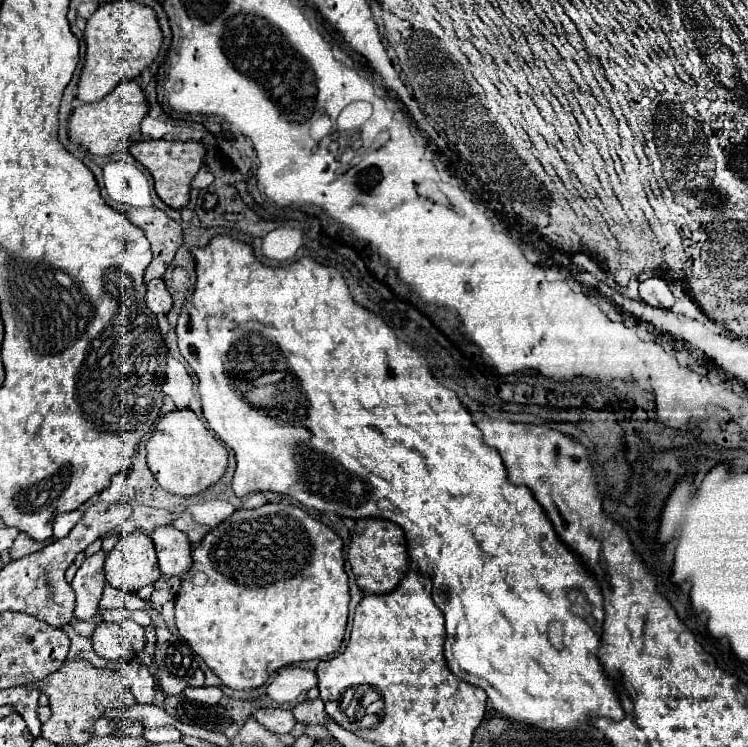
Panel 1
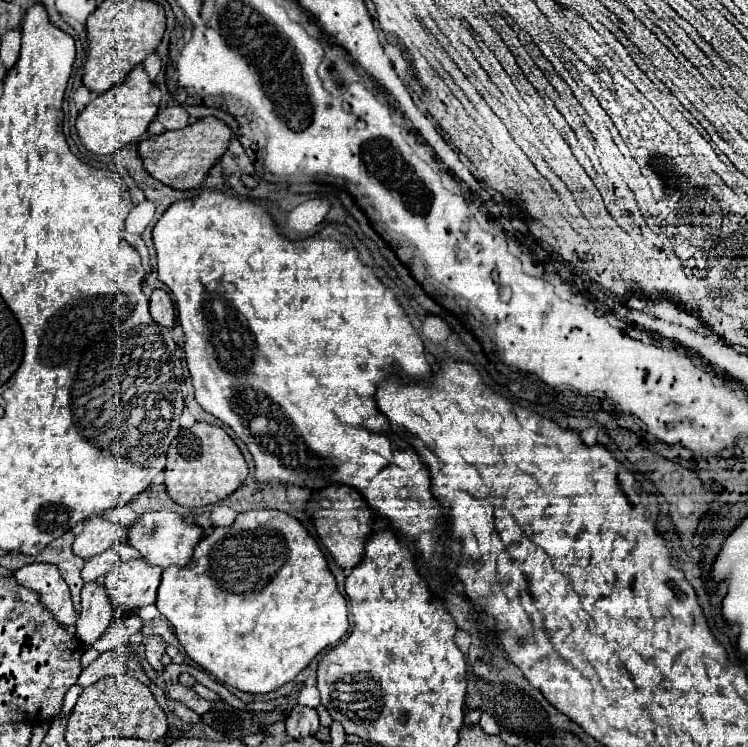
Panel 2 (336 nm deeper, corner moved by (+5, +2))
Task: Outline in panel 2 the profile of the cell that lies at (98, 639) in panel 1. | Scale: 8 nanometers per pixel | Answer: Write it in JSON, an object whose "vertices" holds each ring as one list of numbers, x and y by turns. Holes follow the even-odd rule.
{"vertices":[[84,583,82,587,82,611,76,623,76,637,90,647,110,625,114,607,106,595,106,587,98,583]]}

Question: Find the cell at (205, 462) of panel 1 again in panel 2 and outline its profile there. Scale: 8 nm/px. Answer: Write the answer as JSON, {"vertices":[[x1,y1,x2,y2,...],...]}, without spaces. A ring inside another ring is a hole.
{"vertices":[[198,423,190,429,180,429,178,437,172,441,164,475,166,491,172,501,182,507,204,507,234,493,248,477,248,465,238,445,222,427]]}

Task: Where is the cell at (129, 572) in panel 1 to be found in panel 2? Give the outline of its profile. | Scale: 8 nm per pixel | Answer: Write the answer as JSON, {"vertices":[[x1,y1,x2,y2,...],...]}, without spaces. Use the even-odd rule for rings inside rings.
{"vertices":[[144,559,122,561,106,574,104,587,116,609,142,609,156,601,160,575,162,567,152,567]]}

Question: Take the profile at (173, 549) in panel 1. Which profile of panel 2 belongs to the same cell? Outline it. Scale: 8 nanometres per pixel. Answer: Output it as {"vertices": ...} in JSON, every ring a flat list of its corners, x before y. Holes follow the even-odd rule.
{"vertices":[[170,509,146,511,128,529,128,543,134,549,138,549,150,565,158,565,158,567,170,567,170,565,186,567,200,539,202,539,202,529,198,525,188,525,184,517,180,517]]}

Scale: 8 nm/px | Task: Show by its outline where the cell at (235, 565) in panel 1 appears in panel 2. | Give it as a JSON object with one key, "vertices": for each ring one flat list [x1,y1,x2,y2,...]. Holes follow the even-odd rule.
{"vertices":[[252,509,246,513,240,513,236,517,236,521,230,527,216,527,212,531,212,535,204,537,198,547,196,553,192,557,192,561,186,567,166,567,162,573,162,583,158,587,158,599,156,599,156,607,158,611,172,623,174,633,180,641,180,645,184,647,184,653,196,661,204,671,208,671,210,675,214,675,218,681,246,691,246,693,270,693,278,687,282,687,284,683,292,681,320,651,324,651,326,647,334,647,348,631,348,607,346,607,346,599,340,595,338,587,336,587,336,579,328,569,326,557,320,549,320,545,316,543,316,539,302,527,302,523,298,519,294,519,288,513,282,511,274,511,274,509],[262,539,262,549,252,551,252,543]]}

